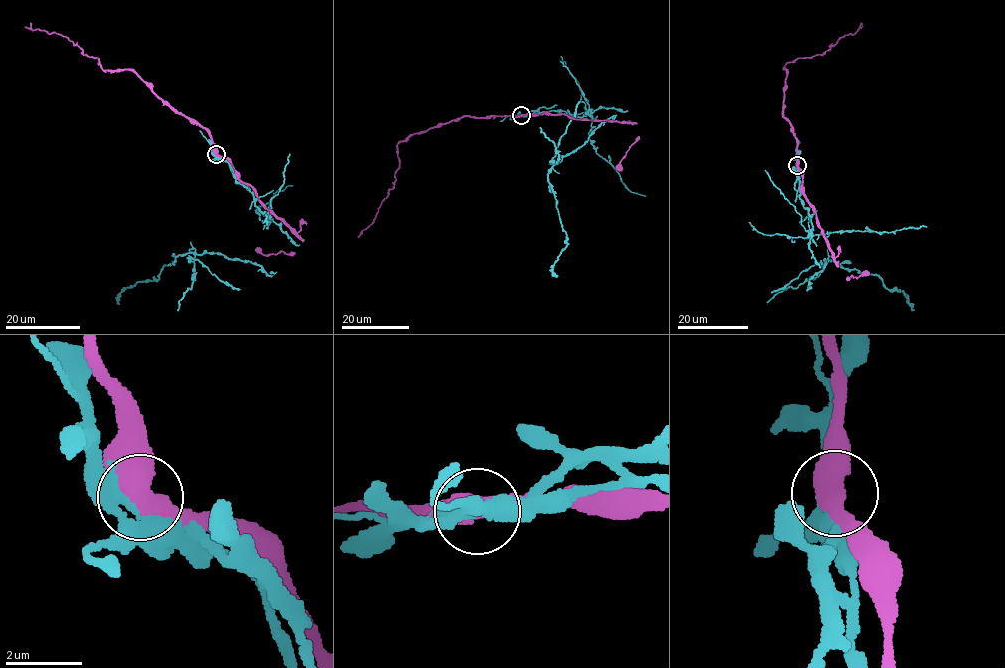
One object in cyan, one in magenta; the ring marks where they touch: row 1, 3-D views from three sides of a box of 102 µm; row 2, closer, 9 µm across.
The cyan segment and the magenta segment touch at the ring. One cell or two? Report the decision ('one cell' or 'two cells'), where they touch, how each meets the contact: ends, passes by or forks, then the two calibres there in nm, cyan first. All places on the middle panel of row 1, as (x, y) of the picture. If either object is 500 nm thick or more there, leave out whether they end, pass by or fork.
two cells; place (521, 115); calibres 320 and 550 nm

